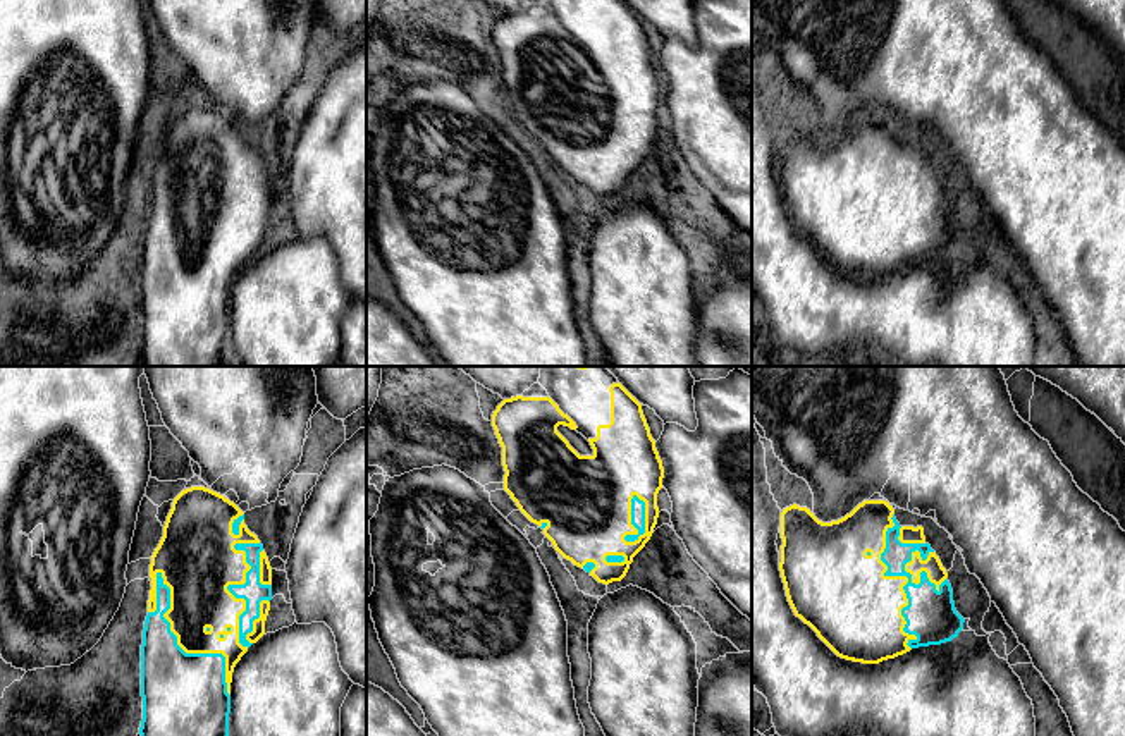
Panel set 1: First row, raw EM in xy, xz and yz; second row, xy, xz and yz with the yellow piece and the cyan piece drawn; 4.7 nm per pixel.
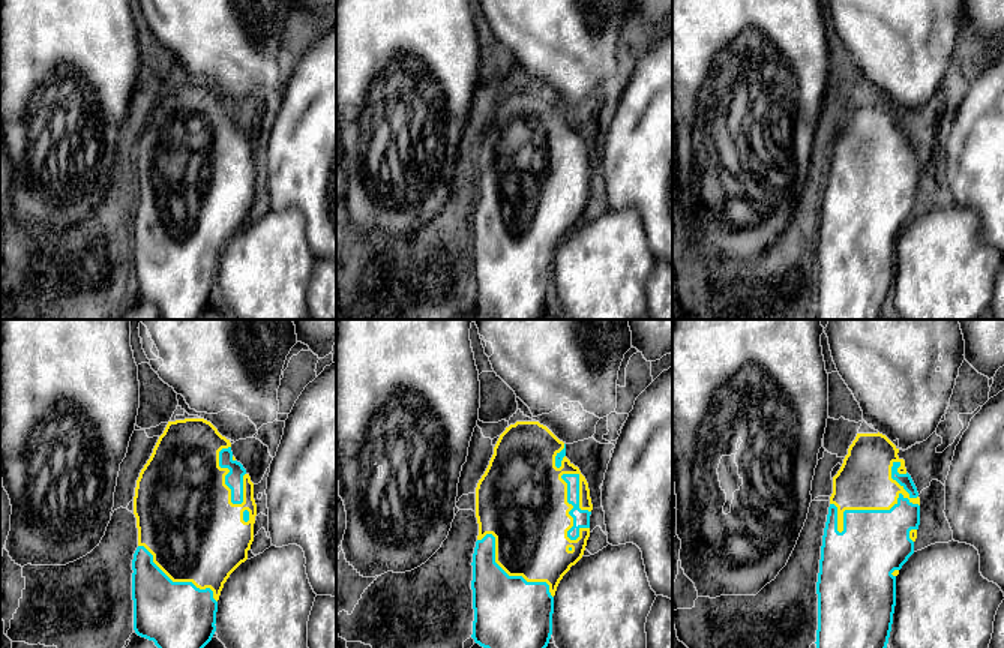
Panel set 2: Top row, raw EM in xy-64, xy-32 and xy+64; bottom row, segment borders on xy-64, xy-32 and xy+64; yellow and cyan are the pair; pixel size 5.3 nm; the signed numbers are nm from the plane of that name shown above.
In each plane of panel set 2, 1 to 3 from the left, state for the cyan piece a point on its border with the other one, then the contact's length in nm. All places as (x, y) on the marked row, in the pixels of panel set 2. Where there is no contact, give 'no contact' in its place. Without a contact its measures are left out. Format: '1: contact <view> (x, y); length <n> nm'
1: contact xy-64 (227, 473); length 320 nm
2: contact xy-32 (572, 507); length 380 nm
3: contact xy+64 (884, 509); length 500 nm

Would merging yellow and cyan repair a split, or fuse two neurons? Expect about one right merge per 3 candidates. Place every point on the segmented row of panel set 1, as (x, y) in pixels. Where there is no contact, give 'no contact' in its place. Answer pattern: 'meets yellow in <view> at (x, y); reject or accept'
meets yellow in yz at (905, 576); accept

